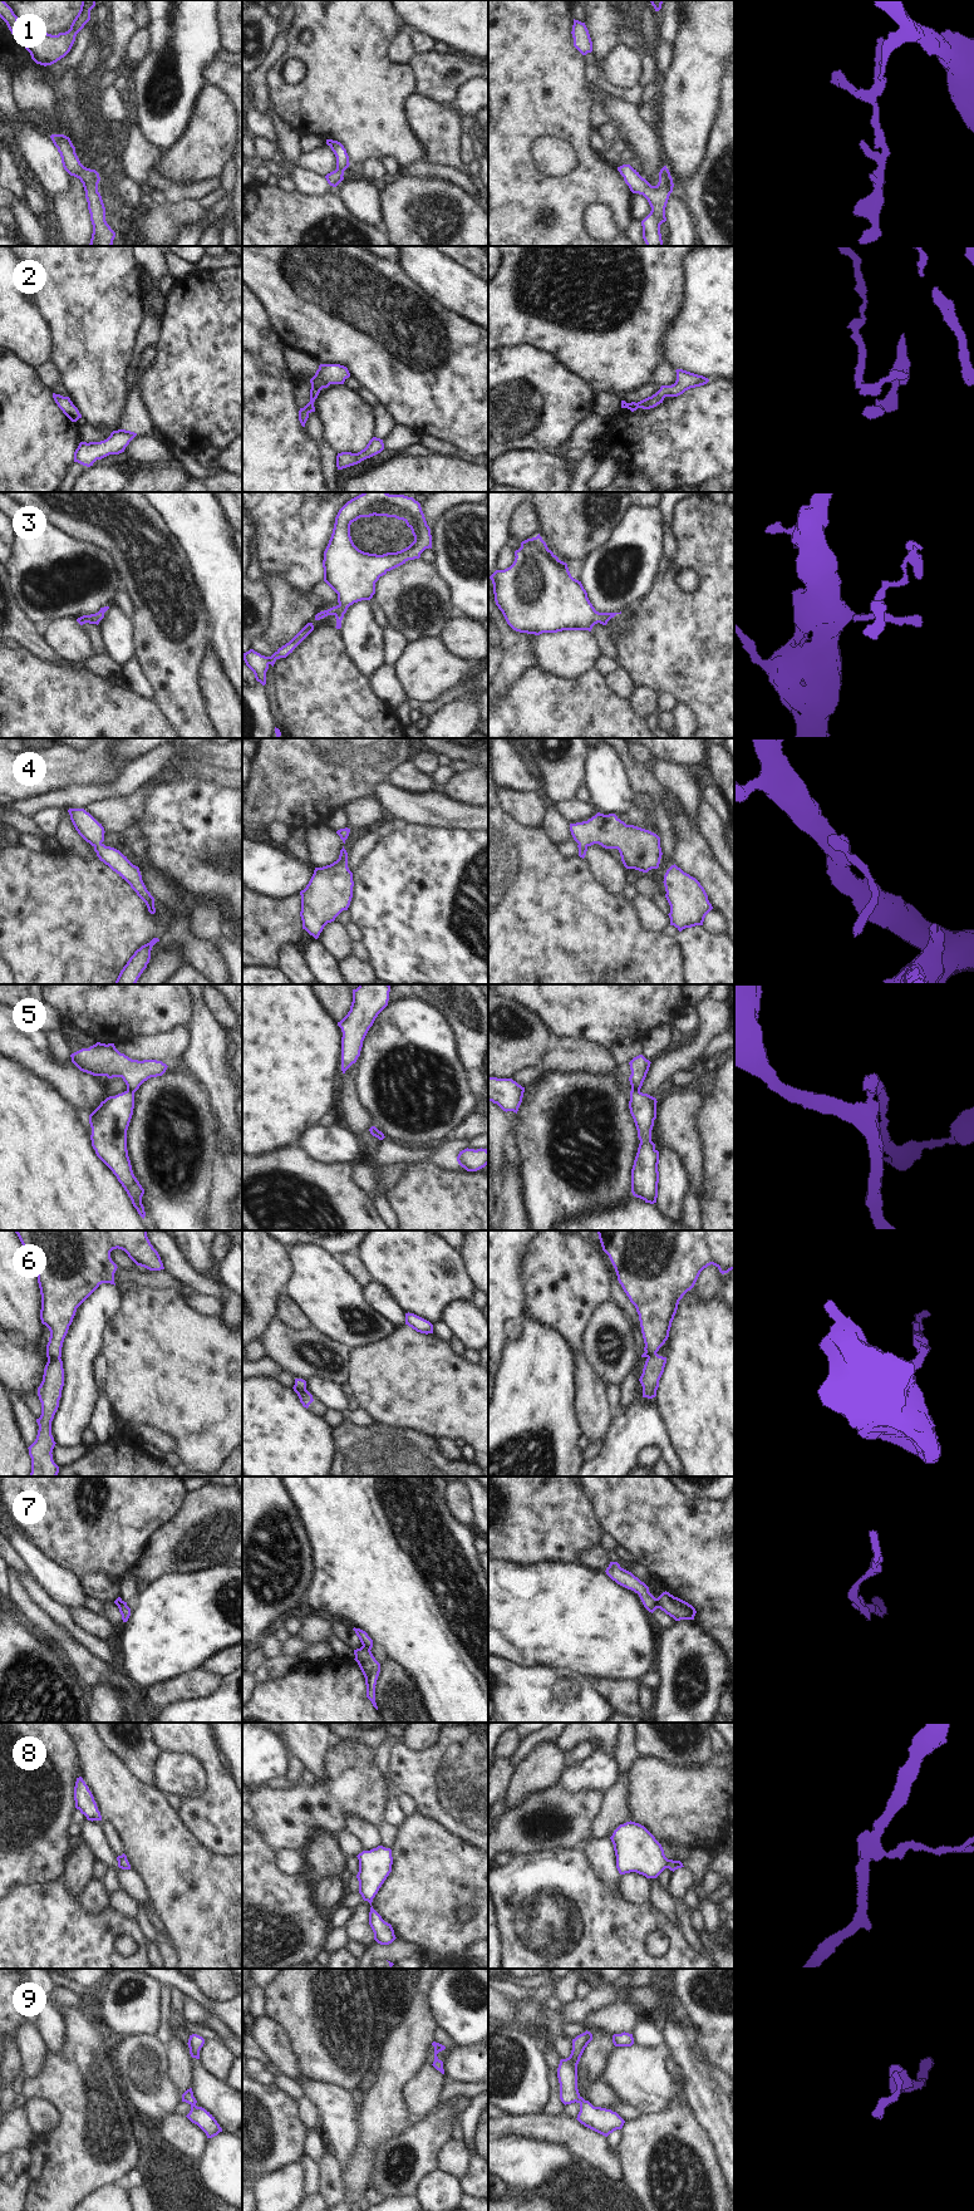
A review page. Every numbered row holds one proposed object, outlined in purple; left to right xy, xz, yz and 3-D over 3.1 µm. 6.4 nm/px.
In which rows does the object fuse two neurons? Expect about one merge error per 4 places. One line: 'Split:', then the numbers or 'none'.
Split: 5, 6, 7

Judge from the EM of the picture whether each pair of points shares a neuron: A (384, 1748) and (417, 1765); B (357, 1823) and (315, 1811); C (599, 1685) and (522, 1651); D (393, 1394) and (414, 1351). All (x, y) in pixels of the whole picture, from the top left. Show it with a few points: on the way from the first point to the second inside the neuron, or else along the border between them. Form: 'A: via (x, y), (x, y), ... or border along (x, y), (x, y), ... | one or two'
A: border along (394, 1743), (389, 1754), (390, 1779) | two
B: border along (342, 1814), (358, 1817), (372, 1826) | two
C: border along (590, 1679), (620, 1680) | two
D: via (403, 1384), (414, 1372), (414, 1361) | one

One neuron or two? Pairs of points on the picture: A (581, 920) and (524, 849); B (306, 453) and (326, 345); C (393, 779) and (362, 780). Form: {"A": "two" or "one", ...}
{"A": "one", "B": "two", "C": "two"}

